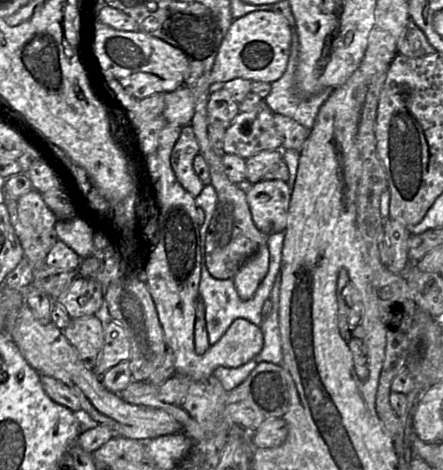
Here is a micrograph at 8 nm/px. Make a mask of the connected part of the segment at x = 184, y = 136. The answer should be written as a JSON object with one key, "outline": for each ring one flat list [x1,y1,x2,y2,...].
{"outline":[[186,125,182,127,181,134,172,149,170,163,177,181,194,198,205,186,193,169,193,161,198,154,199,145,193,128]]}

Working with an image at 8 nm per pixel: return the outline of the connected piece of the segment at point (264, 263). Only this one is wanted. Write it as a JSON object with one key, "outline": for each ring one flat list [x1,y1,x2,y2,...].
{"outline":[[265,245,252,255,234,276,232,280,242,300,253,298,268,272,269,262,270,253]]}

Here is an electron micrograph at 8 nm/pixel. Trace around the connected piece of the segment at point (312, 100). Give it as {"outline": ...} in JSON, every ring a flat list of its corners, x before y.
{"outline":[[296,25,292,29,291,50,283,75,271,83,271,91,264,99,274,114,291,118,300,125,311,128,320,107,333,89,326,89,309,98,301,97,295,87,295,72,298,63,299,41]]}

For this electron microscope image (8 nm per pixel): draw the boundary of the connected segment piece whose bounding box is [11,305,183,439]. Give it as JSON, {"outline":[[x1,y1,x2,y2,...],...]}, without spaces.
{"outline":[[23,305,18,312,11,338,25,360,40,374,53,377,66,384,81,404,81,415,90,423,109,427,115,436,146,439,182,432,183,425,161,409,130,404,117,394,108,391,93,370,87,368,63,331,53,323,44,325]]}

